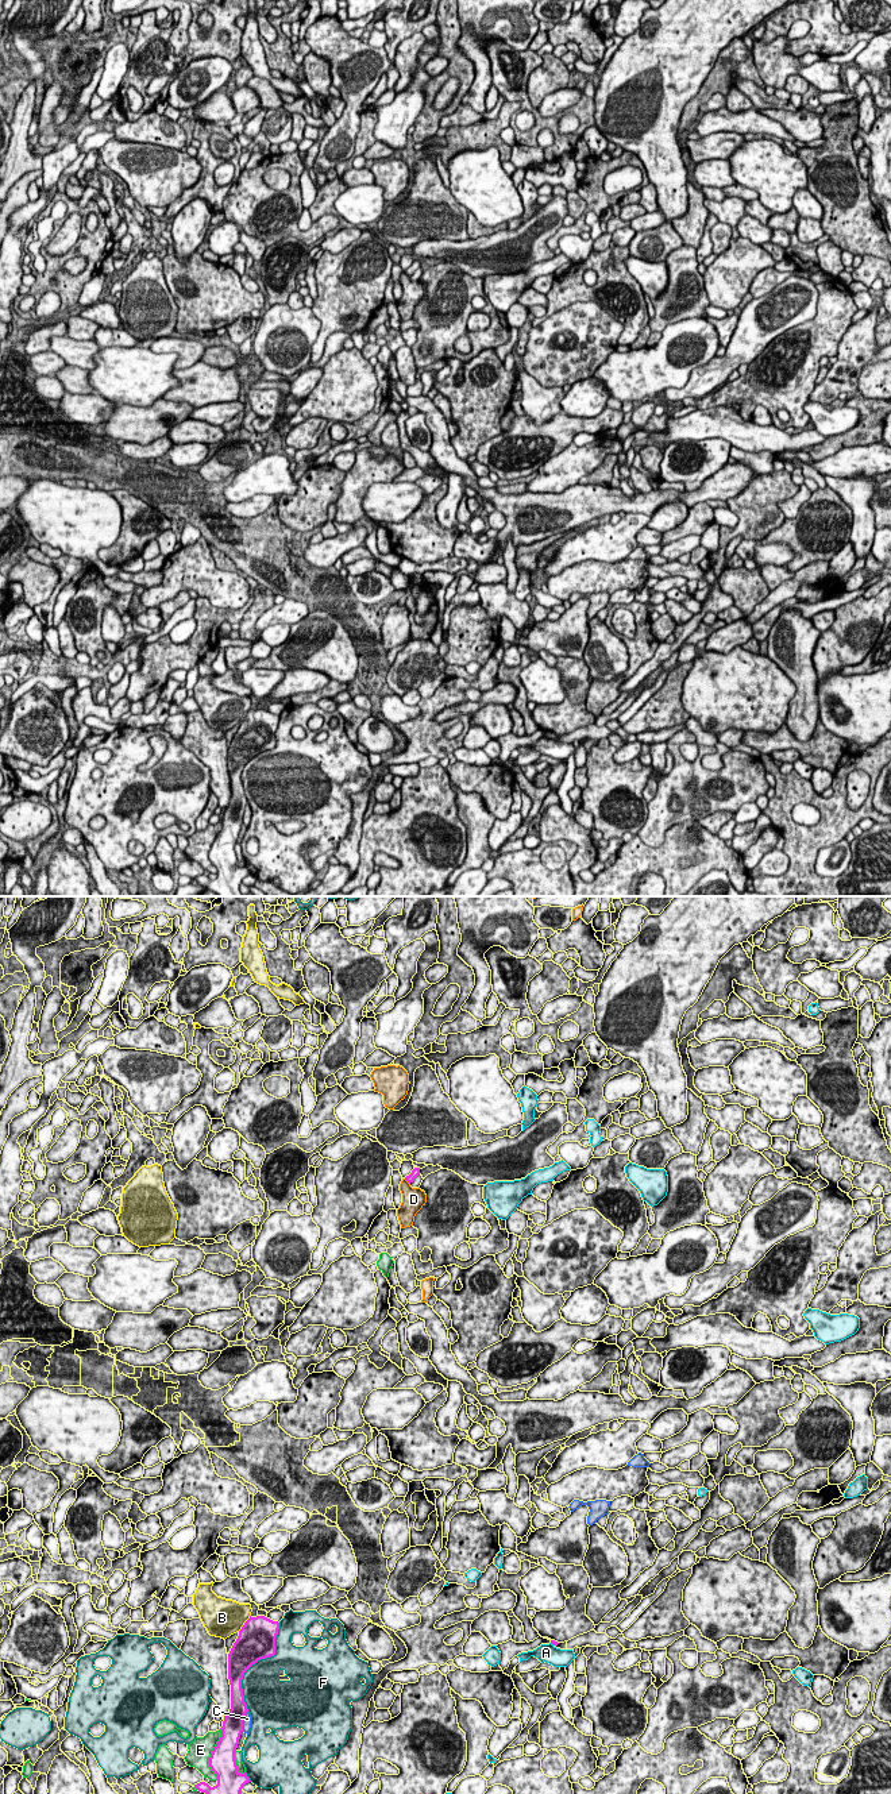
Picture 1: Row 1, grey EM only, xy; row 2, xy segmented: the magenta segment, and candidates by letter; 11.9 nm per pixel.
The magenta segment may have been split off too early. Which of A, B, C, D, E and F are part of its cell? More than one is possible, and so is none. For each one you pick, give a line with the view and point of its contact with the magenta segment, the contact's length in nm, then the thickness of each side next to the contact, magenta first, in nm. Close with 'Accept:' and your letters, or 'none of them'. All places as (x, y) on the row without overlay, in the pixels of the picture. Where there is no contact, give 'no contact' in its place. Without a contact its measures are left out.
Accept: none of them

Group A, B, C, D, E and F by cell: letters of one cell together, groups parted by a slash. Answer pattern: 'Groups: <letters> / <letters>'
Groups: A / B / C / D / E / F

